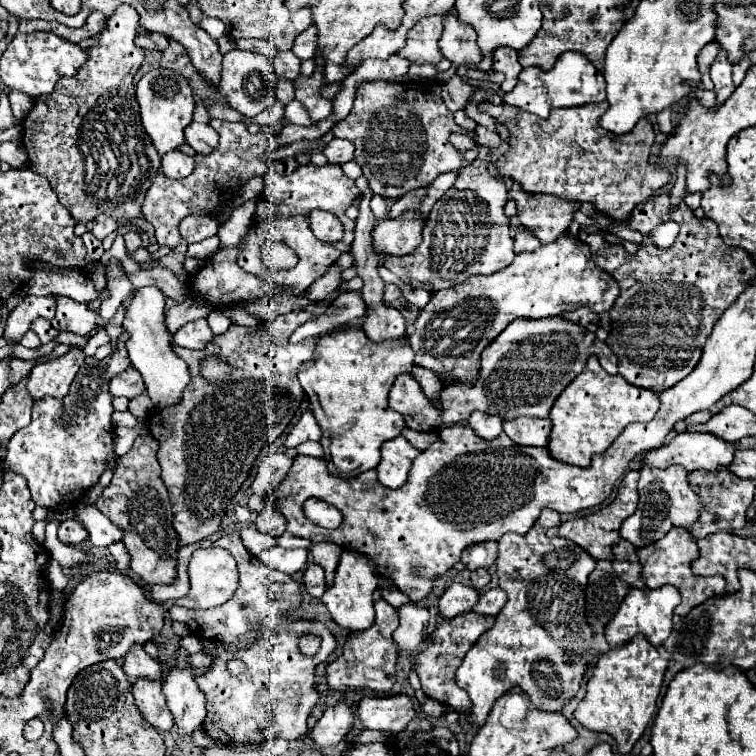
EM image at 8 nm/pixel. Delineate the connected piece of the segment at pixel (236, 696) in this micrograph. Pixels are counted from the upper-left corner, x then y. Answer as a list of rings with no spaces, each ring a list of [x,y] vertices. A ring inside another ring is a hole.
[[[309,625],[305,631],[317,635],[321,639],[321,647],[317,655],[303,655],[299,651],[299,637],[303,635],[303,629],[287,629],[279,635],[279,645],[271,643],[255,643],[251,649],[239,649],[239,651],[227,651],[225,645],[215,643],[215,655],[213,667],[195,677],[195,683],[207,697],[207,719],[203,723],[205,733],[223,743],[223,745],[259,745],[269,741],[271,737],[281,737],[287,741],[298,738],[305,739],[308,735],[307,719],[315,707],[315,701],[319,699],[315,691],[315,667],[331,655],[335,649],[335,637],[329,629],[323,625]],[[229,659],[243,659],[247,663],[247,671],[243,677],[231,677],[227,671]],[[259,705],[275,705],[275,719],[269,721],[269,715],[259,713]],[[261,731],[261,735],[259,735]],[[269,733],[269,735],[267,735]]]

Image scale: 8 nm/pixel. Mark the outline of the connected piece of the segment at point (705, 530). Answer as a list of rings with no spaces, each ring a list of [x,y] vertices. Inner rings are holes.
[[[721,467],[717,471],[697,469],[697,471],[689,473],[689,479],[691,479],[691,485],[695,487],[695,491],[699,491],[699,497],[703,499],[703,511],[701,511],[699,519],[689,527],[689,531],[693,533],[695,539],[701,539],[701,537],[717,533],[717,531],[737,531],[745,525],[745,515],[747,515],[747,509],[749,509],[749,505],[753,501],[753,493],[755,493],[755,481],[739,479],[727,467]]]

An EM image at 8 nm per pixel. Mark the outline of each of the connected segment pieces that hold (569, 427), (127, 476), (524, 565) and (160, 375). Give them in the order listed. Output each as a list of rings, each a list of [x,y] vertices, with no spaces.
[[[593,355],[587,361],[585,371],[571,381],[571,385],[559,395],[551,409],[553,431],[549,437],[549,451],[555,459],[577,467],[589,467],[591,457],[605,453],[615,437],[633,421],[651,421],[659,409],[659,395],[651,389],[635,387],[621,375],[609,375],[603,371],[599,359]]]
[[[139,435],[131,451],[117,459],[113,479],[97,501],[97,509],[123,531],[123,543],[131,555],[131,569],[149,585],[171,583],[175,579],[179,549],[175,529],[171,527],[173,513],[169,493],[157,463],[157,447],[159,443],[155,437]]]
[[[517,533],[501,537],[495,573],[499,587],[507,593],[507,603],[495,625],[477,639],[457,669],[457,685],[471,697],[471,719],[477,725],[485,723],[493,703],[515,685],[531,697],[535,707],[559,711],[579,691],[581,677],[575,675],[583,675],[585,665],[599,655],[589,651],[593,631],[583,617],[587,575],[595,569],[595,559],[583,547],[573,543],[573,549],[567,549],[567,545],[569,541],[559,537],[533,547]]]
[[[141,287],[133,291],[131,303],[125,309],[125,321],[123,329],[127,331],[129,339],[125,343],[129,351],[131,365],[143,375],[147,393],[155,407],[173,405],[181,399],[183,389],[189,383],[189,371],[181,357],[177,357],[171,349],[171,335],[167,333],[167,327],[163,323],[165,319],[165,295],[153,287]]]

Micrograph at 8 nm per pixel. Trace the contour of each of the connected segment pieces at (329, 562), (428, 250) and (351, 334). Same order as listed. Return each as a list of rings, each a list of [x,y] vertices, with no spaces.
[[[317,543],[317,545],[311,545],[311,555],[313,555],[315,563],[325,567],[327,587],[329,587],[333,583],[333,571],[337,567],[337,561],[339,561],[339,555],[341,555],[341,547],[335,545],[335,543]]]
[[[481,153],[471,165],[459,171],[457,183],[431,209],[425,229],[423,229],[423,243],[411,255],[403,255],[403,257],[385,255],[383,265],[391,273],[395,273],[403,283],[425,289],[429,293],[435,293],[439,289],[451,289],[463,283],[465,279],[469,279],[471,275],[491,275],[503,269],[515,257],[511,225],[507,223],[507,215],[503,213],[503,207],[507,201],[509,201],[509,191],[505,187],[505,181],[499,175],[491,175],[487,167],[487,159]]]
[[[347,327],[317,337],[313,359],[303,363],[299,383],[321,425],[325,459],[343,477],[355,477],[377,467],[381,445],[401,433],[405,419],[389,407],[389,389],[397,375],[413,369],[413,351],[399,343],[371,343],[363,329]]]

